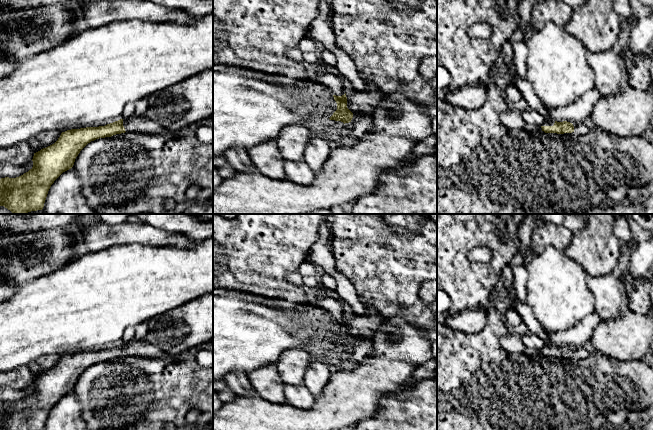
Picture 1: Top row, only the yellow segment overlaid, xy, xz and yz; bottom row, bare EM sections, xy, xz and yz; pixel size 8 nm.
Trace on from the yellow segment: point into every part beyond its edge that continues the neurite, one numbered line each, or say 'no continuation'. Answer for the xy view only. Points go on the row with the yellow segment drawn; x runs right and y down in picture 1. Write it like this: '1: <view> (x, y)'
1: xy (142, 124)

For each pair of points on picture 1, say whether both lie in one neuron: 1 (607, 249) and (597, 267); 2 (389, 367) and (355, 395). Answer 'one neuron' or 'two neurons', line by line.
1: one neuron
2: one neuron

